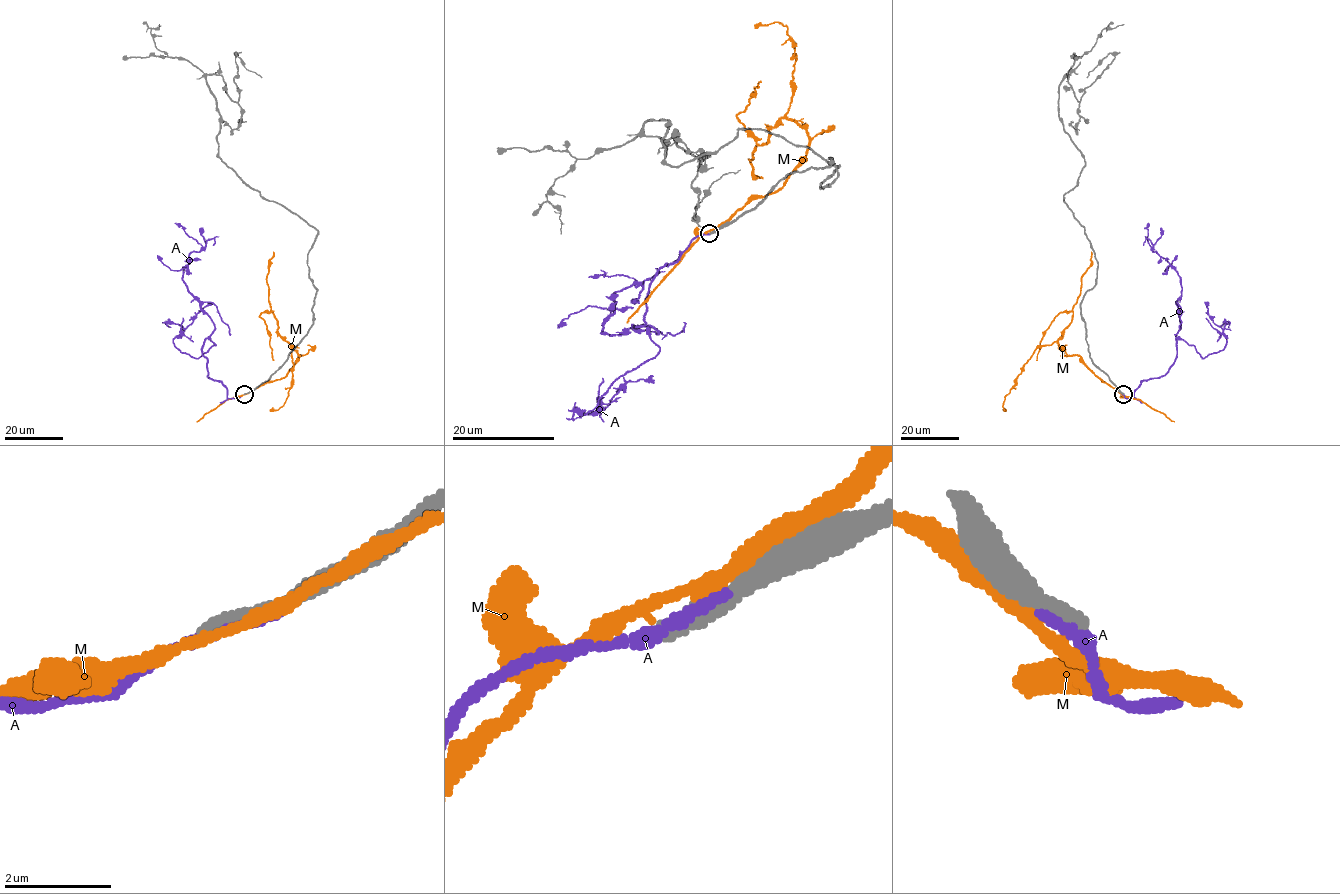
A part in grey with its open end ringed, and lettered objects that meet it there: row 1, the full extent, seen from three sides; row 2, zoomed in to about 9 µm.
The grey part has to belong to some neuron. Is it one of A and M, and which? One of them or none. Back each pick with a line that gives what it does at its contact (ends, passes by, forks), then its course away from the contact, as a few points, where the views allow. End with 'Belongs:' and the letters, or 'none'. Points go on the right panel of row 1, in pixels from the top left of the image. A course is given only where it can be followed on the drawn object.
Belongs: none

